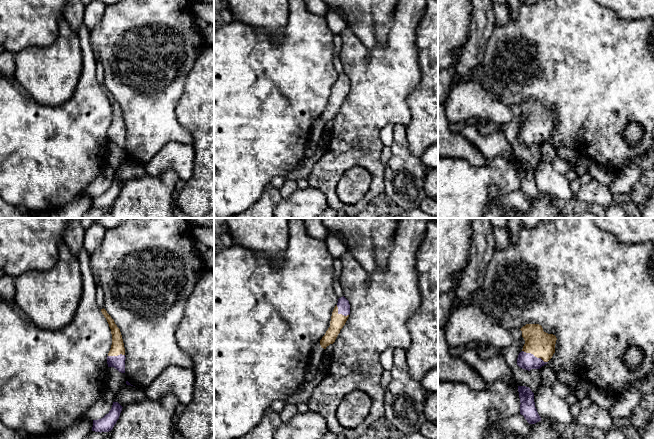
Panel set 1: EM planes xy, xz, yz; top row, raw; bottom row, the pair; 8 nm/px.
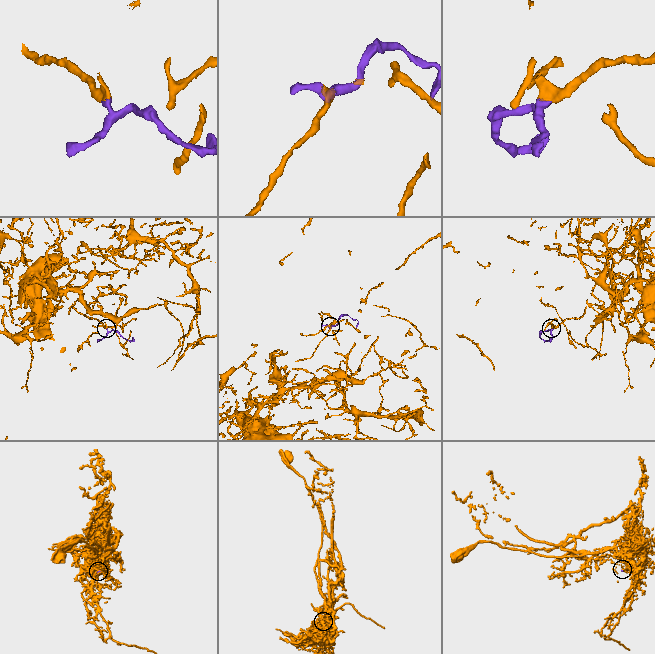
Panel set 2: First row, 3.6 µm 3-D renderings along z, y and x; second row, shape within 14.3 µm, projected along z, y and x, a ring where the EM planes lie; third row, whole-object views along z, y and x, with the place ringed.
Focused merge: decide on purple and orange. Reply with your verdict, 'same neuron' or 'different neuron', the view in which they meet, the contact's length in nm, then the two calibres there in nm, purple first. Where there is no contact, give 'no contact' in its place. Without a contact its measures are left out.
same neuron | yz | 220 nm | 140/200 nm

